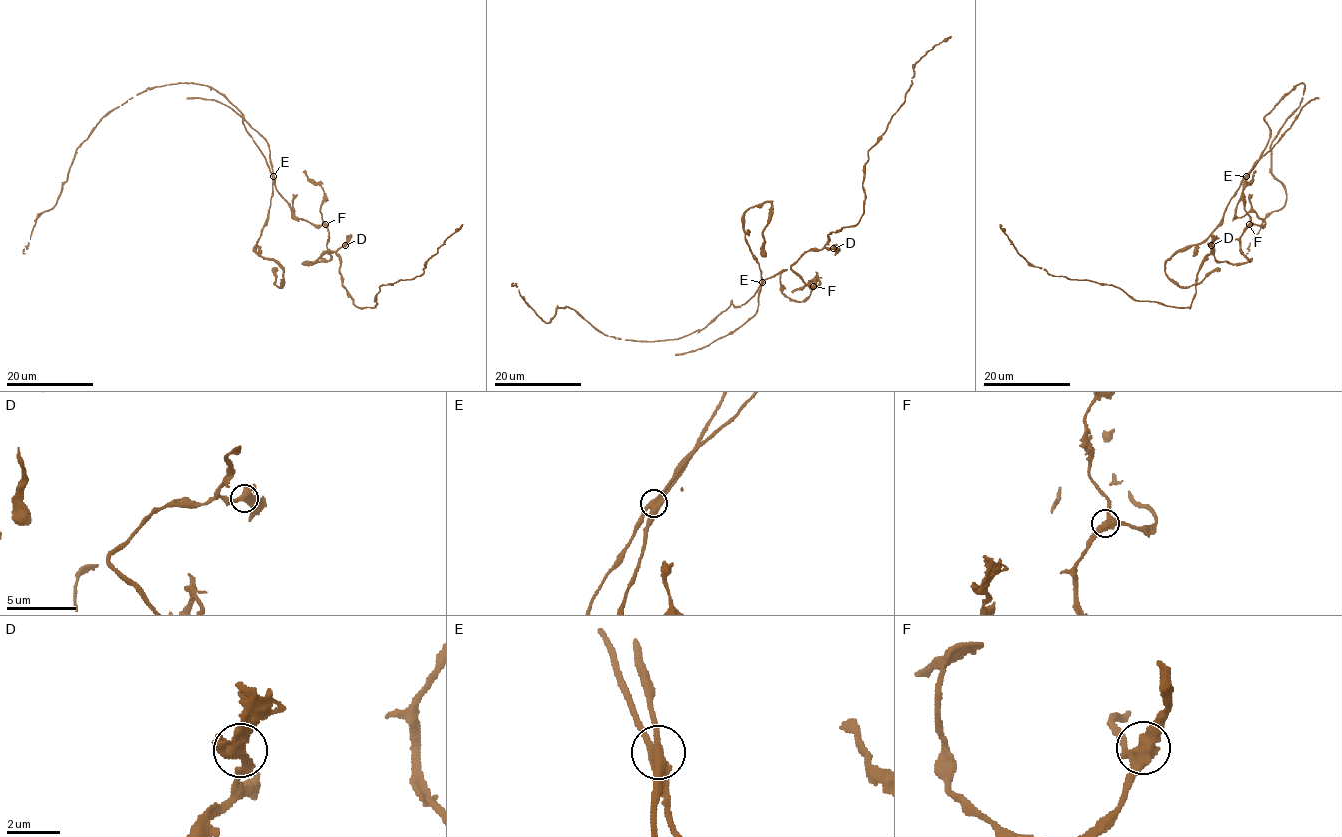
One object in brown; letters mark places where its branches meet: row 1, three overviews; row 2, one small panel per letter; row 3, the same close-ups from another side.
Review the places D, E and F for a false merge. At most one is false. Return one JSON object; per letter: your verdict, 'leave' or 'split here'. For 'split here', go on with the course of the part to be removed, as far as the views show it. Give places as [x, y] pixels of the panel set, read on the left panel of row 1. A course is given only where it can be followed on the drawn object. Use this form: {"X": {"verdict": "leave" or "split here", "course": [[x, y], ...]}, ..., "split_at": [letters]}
{"D": {"verdict": "leave"}, "E": {"verdict": "split here", "course": [[273, 175], [267, 223], [257, 242], [256, 250], [283, 270], [281, 286], [274, 283], [274, 269]]}, "F": {"verdict": "leave"}, "split_at": ["E"]}

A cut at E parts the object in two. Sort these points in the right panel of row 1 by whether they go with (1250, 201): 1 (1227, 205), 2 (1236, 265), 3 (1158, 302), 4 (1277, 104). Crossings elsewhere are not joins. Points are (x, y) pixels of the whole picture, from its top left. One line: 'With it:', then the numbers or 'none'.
With it: 2, 3, 4

